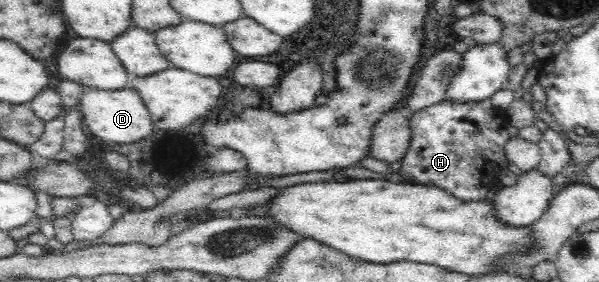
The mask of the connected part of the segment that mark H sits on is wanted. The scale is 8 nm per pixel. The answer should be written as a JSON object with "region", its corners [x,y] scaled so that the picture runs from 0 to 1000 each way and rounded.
{"region":[[[818,351],[808,355],[806,362],[780,369],[748,365],[748,358],[738,355],[738,362],[733,369],[711,383],[701,401],[691,408],[681,426],[681,440],[683,465],[686,468],[686,482],[683,489],[683,521],[668,567],[671,574],[671,589],[668,589],[666,599],[668,631],[671,631],[671,638],[678,638],[678,649],[741,670],[755,695],[760,695],[765,709],[770,709],[770,716],[818,716],[818,699],[835,667],[841,667],[840,656],[833,663],[836,642],[835,631],[838,631],[838,617],[835,613],[848,610],[848,574],[845,574],[845,550],[840,525],[853,489],[848,482],[848,468],[845,465],[845,443],[848,440],[846,401],[841,387],[831,387],[825,379],[820,369]]]}

